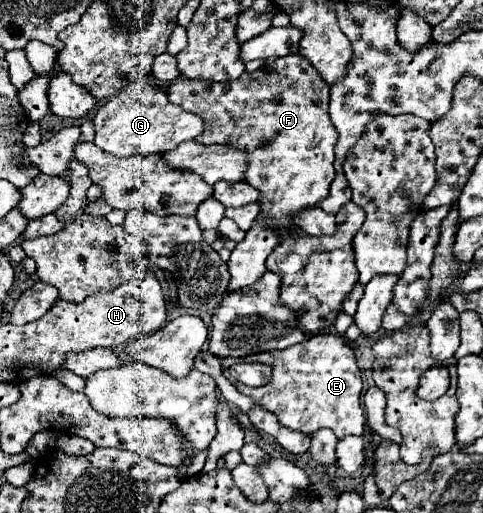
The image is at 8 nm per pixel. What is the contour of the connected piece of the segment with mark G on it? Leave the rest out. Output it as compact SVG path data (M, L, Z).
M134 82L122 88L120 94L108 98L98 108L94 116L94 126L94 144L114 156L164 154L184 140L194 140L202 132L202 120L196 114L186 112L176 104L170 104L162 88L140 82Z

